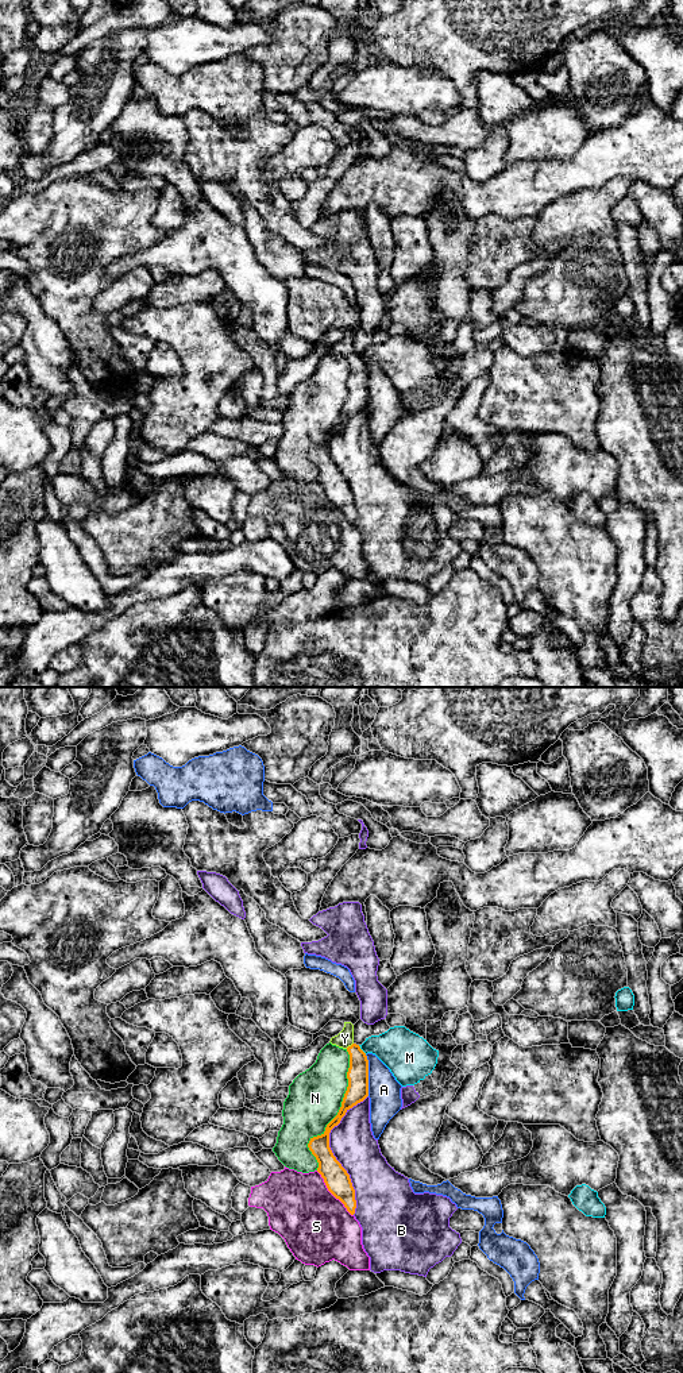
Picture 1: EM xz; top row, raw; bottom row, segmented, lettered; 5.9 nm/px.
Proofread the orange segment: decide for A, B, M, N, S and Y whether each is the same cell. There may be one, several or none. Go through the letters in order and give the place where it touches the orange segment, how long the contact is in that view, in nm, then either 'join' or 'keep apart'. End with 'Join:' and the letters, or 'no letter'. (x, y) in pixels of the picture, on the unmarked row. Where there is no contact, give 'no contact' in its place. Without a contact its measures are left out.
A: xz (367, 384) | 240 nm | keep apart
B: xz (332, 462) | 700 nm | keep apart
M: xz (361, 358) | 80 nm | keep apart
N: xz (339, 420) | 750 nm | keep apart
S: xz (332, 502) | 340 nm | keep apart
Y: xz (348, 355) | 60 nm | join
Join: Y

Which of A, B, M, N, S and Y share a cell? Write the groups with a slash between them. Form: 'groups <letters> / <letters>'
groups A / B / M / N / S / Y

